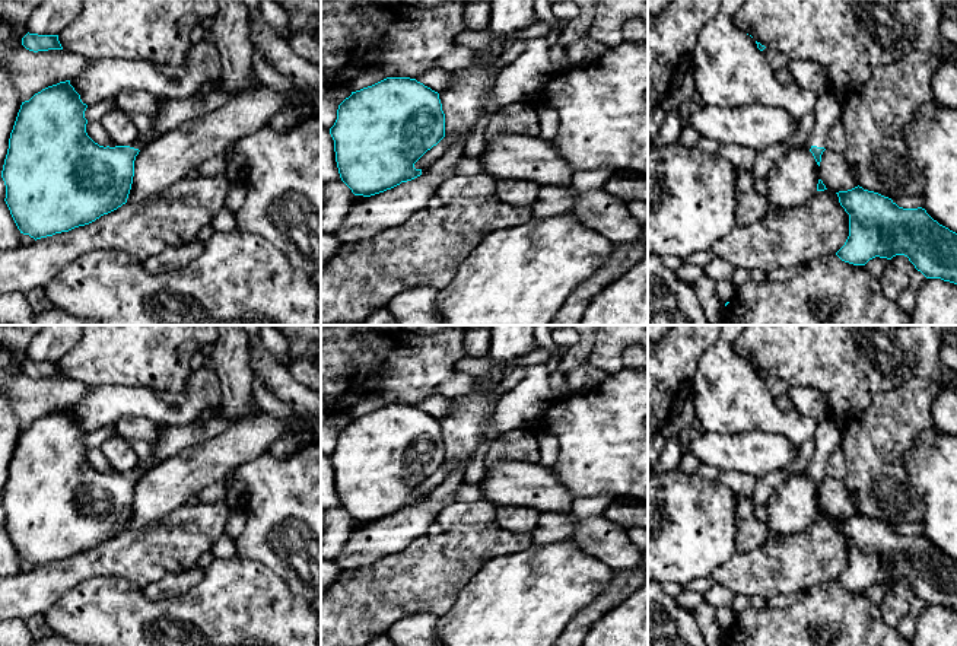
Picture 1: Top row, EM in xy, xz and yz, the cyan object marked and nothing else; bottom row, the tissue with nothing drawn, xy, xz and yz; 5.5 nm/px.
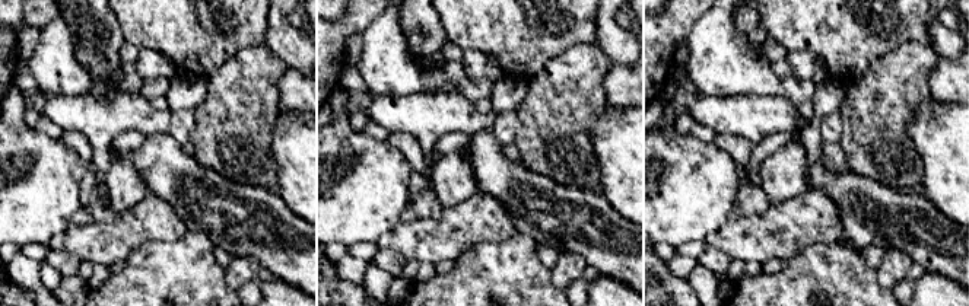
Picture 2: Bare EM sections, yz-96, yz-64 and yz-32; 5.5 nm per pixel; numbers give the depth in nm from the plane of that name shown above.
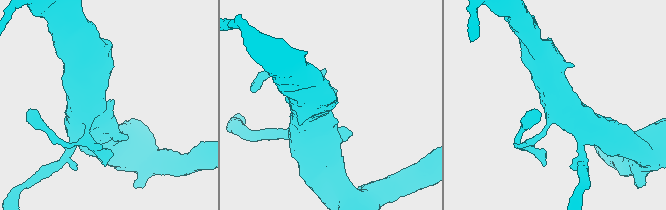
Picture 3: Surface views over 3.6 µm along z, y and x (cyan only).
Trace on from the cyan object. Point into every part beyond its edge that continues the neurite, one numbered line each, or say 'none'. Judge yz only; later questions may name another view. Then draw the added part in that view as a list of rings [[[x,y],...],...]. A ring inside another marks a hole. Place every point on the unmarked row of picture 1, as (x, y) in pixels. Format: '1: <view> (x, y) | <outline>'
1: yz (829, 436) | [[[830,417],[820,421],[813,437],[814,454],[808,462],[805,474],[813,472],[826,475],[826,465],[829,456],[842,446],[846,427],[837,426]]]

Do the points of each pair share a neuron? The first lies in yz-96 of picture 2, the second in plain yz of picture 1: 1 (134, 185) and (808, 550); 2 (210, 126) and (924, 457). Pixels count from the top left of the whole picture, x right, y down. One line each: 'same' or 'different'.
1: different
2: different

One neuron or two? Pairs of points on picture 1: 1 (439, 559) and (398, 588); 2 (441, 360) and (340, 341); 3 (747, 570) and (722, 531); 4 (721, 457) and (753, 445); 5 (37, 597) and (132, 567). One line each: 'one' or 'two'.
1: one
2: one
3: two
4: one
5: one

